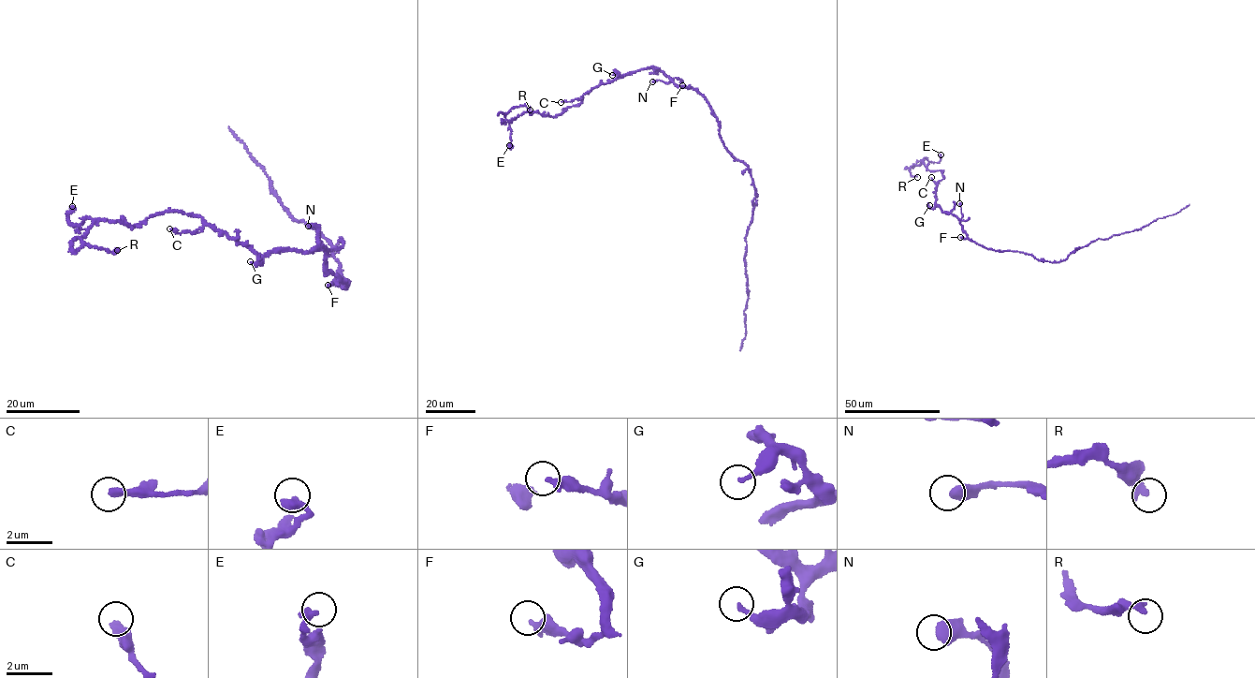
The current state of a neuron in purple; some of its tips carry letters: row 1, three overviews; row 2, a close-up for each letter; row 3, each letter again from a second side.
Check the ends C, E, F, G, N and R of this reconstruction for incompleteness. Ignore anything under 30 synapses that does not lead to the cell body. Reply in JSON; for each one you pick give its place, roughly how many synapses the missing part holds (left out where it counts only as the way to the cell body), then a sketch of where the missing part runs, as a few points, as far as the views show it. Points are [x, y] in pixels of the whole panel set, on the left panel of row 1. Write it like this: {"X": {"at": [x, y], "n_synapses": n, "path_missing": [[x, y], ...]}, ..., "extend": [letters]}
{"extend": []}

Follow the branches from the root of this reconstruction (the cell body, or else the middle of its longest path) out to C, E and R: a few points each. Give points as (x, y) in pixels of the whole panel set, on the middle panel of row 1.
C: (711, 108), (694, 90), (679, 87), (661, 71), (649, 67), (600, 84), (579, 98), (561, 102)
E: (711, 108), (694, 90), (644, 68), (599, 84), (555, 116), (518, 115), (509, 124), (509, 145)
R: (711, 108), (694, 90), (649, 67), (599, 84), (555, 116), (527, 112), (505, 119), (512, 109), (530, 110)

